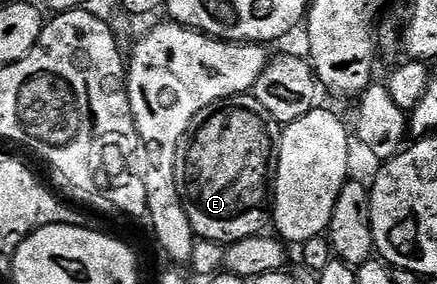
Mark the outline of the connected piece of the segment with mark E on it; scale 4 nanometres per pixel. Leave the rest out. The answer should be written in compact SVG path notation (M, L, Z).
M251 95L228 97L225 101L217 102L212 112L196 126L197 134L195 134L195 129L195 132L192 134L192 137L194 136L193 142L190 143L189 150L187 150L187 145L183 153L183 164L180 166L177 175L177 186L179 187L179 195L183 203L183 211L187 211L187 219L191 219L191 227L193 228L194 234L196 234L200 240L228 243L230 241L238 241L239 239L247 239L248 237L256 237L264 230L261 228L264 227L265 221L267 225L267 218L271 213L271 166L275 161L275 129L273 133L273 128L275 128L274 122L263 107L263 103L259 103Z

